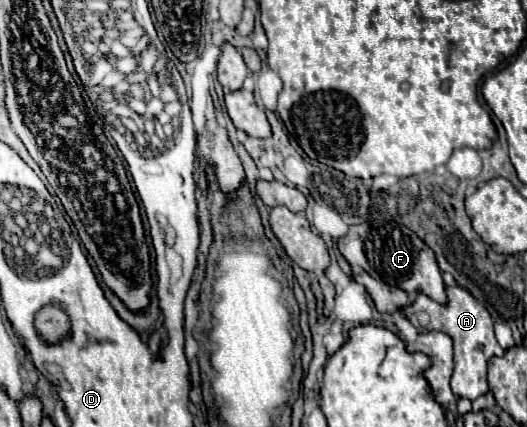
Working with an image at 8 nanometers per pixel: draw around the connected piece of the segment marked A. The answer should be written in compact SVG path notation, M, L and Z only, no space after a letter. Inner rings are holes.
M459 284L447 286L447 304L437 304L429 296L417 292L413 302L409 306L403 306L399 312L417 328L417 332L439 330L439 332L445 332L445 334L449 334L453 338L455 368L453 368L453 376L451 376L451 388L453 388L455 396L475 400L477 396L481 396L481 394L485 394L489 390L487 388L487 360L493 358L493 356L501 356L503 348L499 346L499 342L497 342L497 338L493 334L493 320L491 320L487 308L481 302L477 302L469 294L469 290L465 290ZM417 310L421 310L421 312L425 312L429 316L427 326L419 324ZM479 346L485 346L485 352Z

